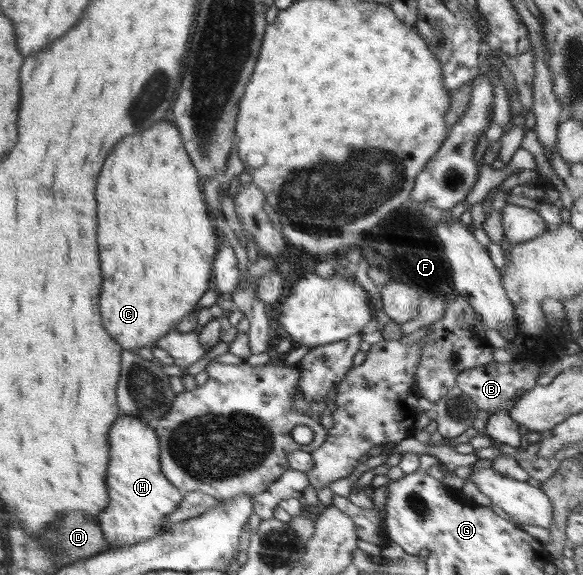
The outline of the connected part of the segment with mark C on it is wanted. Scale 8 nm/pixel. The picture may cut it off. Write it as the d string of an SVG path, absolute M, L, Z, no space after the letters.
M170 117L154 123L144 132L122 138L114 146L100 170L96 200L100 268L104 276L100 294L102 324L122 350L137 351L139 347L152 350L158 338L176 330L176 323L184 316L192 315L197 301L208 290L221 241L199 177L184 148L180 131Z

